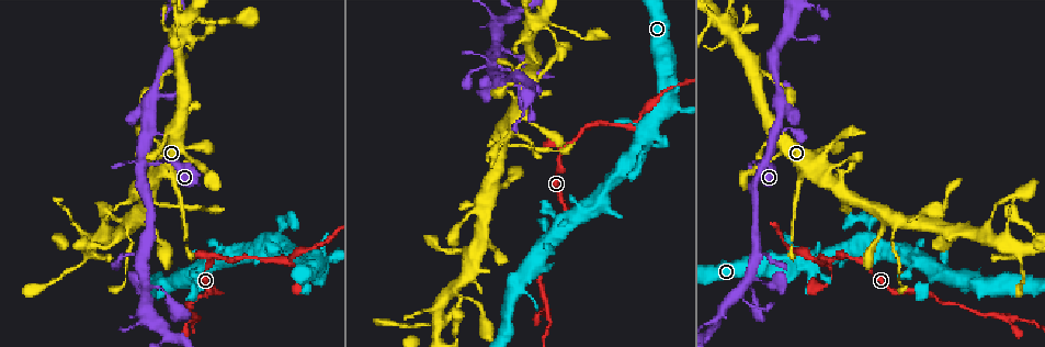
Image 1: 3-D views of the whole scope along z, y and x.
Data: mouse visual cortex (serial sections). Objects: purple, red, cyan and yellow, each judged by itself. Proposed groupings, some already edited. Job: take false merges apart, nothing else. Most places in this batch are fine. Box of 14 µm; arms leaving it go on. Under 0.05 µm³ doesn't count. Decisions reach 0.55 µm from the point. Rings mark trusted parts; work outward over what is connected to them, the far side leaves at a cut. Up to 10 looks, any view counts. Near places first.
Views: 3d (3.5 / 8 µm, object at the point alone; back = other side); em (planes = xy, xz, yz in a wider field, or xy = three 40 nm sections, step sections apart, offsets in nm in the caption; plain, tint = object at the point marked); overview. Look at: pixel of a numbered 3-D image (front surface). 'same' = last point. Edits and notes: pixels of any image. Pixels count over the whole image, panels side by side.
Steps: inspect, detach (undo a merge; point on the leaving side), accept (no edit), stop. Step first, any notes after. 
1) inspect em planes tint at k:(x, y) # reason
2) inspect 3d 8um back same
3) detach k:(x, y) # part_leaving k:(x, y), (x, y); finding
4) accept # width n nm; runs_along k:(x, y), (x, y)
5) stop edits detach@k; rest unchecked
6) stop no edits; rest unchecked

inspect em xy step 5 tint at 1:(559, 147) # arms part here

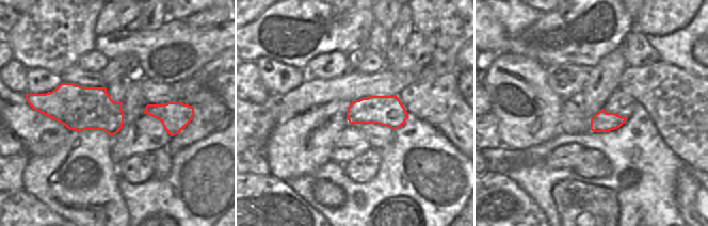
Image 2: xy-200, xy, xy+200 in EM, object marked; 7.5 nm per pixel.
inspect 3d 3.5um same

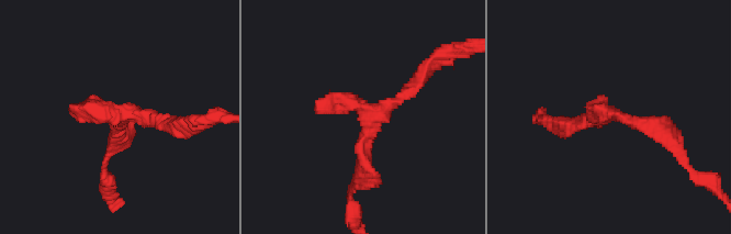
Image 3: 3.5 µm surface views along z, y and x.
accept # runs_along 3:(360, 180), (371, 121), (425, 74); one cell here

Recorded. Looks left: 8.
inspect em xy step 3 tint at 1:(287, 259) # calibre changes

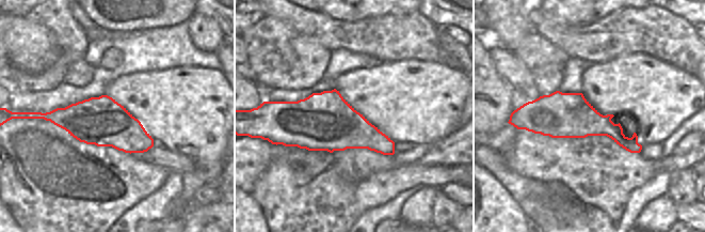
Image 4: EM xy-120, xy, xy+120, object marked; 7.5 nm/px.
inspect 3d 3.5um same # see where the arms go

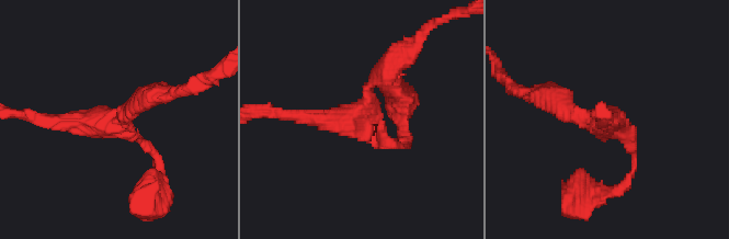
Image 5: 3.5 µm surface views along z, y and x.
accept # continuous, no second cell

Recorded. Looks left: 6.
inspect 3d 3.5um at 1:(496, 45) # side arm on a straight run

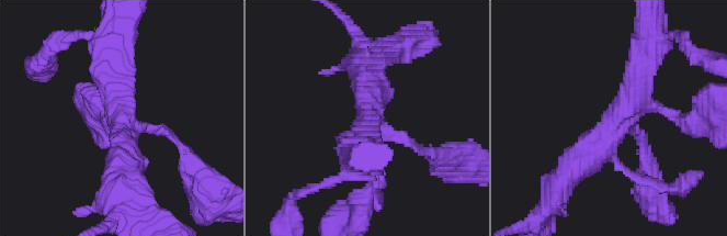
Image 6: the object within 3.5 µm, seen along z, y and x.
inspect em planes tint at 6:(365, 119) # now the EM

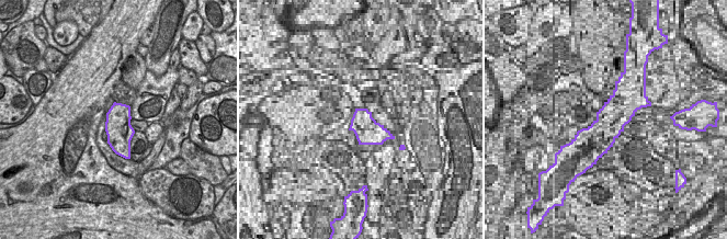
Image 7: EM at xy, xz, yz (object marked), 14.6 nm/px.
accept # runs_along 6:(644, 64), (613, 127), (561, 181); all the same cell

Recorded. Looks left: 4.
inspect 3d 3.5um at 1:(1006, 317) # arms part here

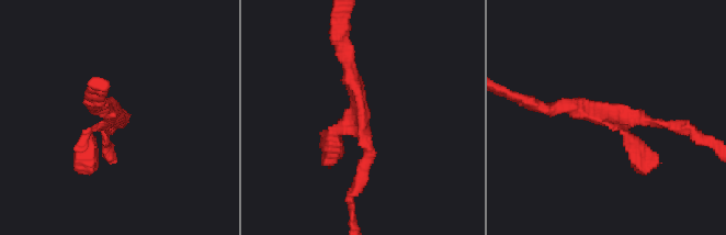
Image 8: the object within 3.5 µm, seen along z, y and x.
inspect em planes tint at 8:(605, 115)

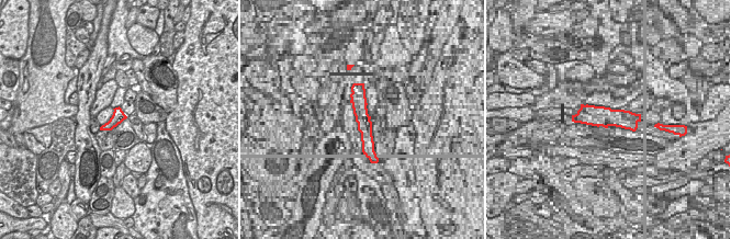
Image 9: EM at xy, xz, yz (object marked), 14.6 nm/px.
accept # all the same cell

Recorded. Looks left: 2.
stop no edits; rest unchecked

